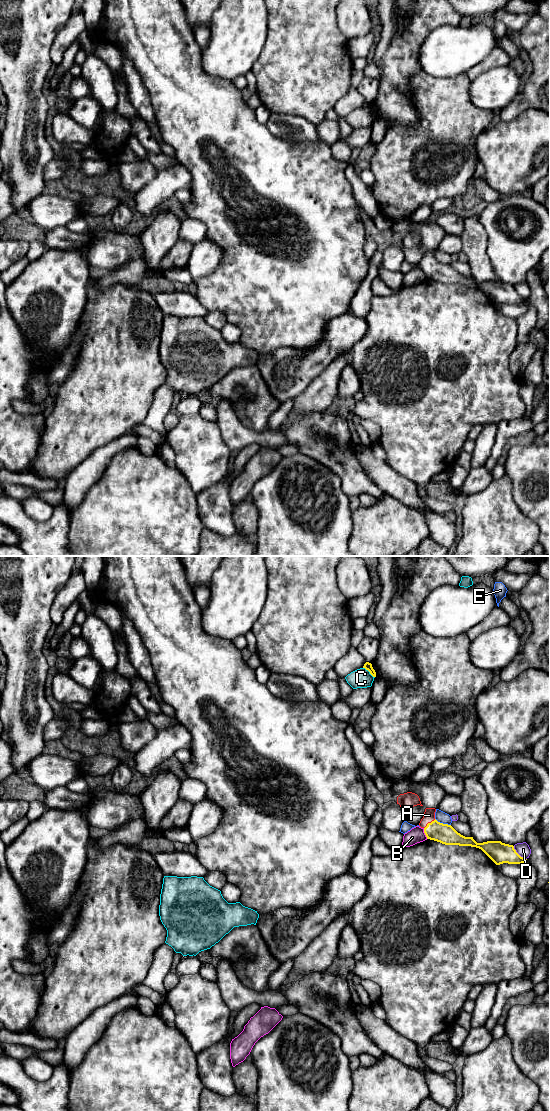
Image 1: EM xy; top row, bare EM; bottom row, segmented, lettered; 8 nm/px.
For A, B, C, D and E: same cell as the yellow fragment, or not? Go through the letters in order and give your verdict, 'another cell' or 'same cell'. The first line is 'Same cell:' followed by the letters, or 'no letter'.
Same cell: A
A: same cell
B: another cell
C: another cell
D: another cell
E: another cell

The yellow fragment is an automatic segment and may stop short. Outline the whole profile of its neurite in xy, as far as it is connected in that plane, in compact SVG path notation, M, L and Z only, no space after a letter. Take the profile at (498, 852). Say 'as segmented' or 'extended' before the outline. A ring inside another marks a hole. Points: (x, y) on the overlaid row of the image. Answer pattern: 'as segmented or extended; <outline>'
extended; M426 808L419 826L424 829L427 839L445 845L471 846L481 849L496 865L503 863L522 864L527 859L521 857L513 845L501 841L487 841L477 843L473 837L465 837L458 833L451 825L443 824L435 819L435 808Z

